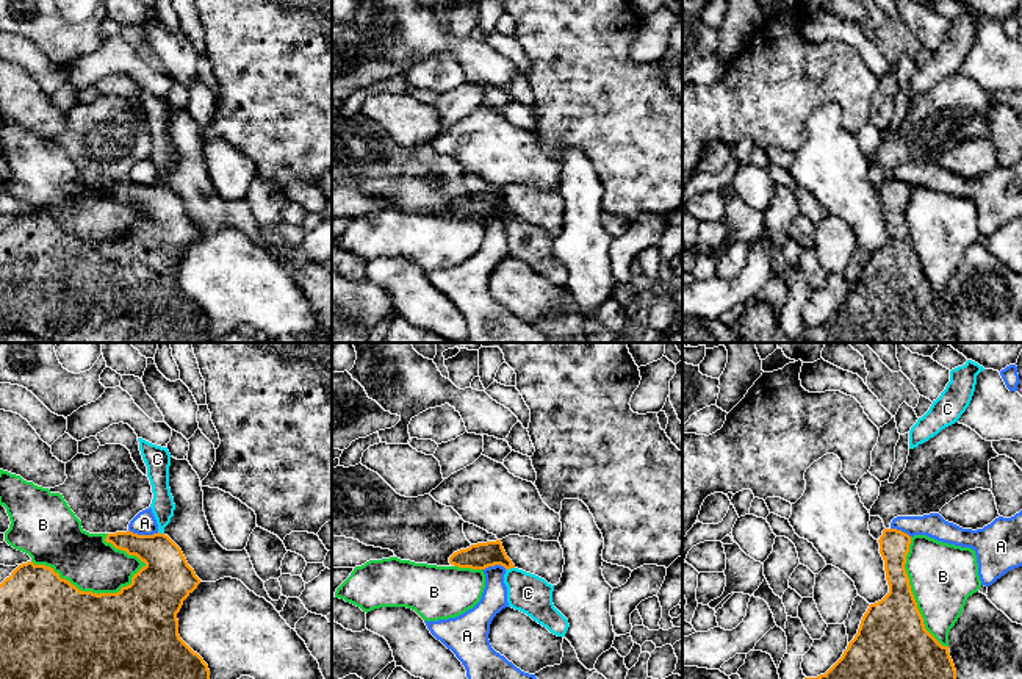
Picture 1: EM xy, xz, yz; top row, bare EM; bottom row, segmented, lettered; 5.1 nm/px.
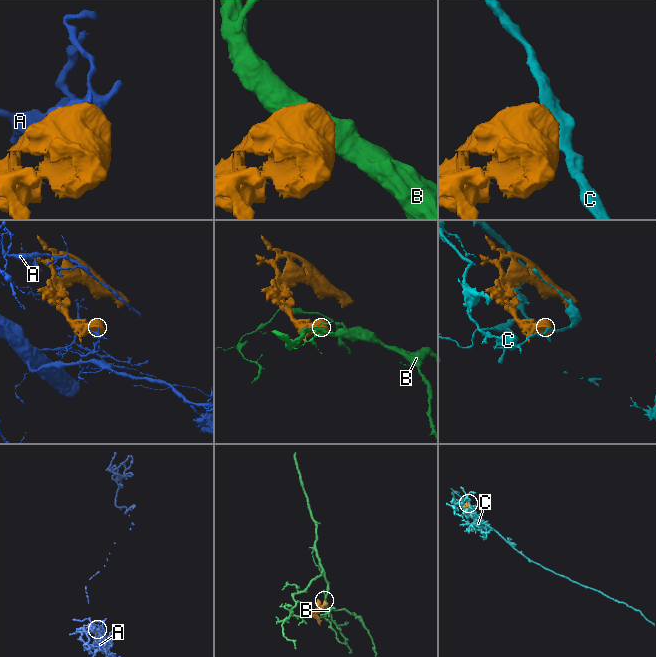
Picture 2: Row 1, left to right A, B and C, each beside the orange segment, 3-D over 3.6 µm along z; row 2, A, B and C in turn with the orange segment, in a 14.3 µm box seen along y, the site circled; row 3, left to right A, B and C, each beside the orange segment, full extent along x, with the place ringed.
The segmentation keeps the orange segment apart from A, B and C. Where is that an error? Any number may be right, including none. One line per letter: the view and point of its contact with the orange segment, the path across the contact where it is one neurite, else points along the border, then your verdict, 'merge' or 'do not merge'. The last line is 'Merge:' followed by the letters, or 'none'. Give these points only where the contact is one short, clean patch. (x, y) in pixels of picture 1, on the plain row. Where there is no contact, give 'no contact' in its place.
A: meets orange in xy at (144, 185); border along xy (129, 179), (138, 183), (158, 182); do not merge
B: meets orange in xy at (91, 241); do not merge
C: meets orange in xz at (509, 218); do not merge
Merge: none

